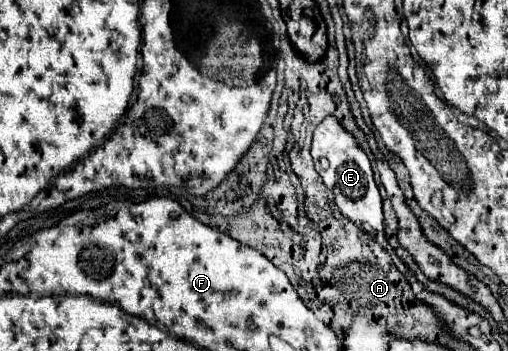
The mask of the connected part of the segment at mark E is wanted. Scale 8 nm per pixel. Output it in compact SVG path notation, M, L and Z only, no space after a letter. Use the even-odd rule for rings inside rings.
M326 117L312 135L312 159L314 159L314 167L318 171L318 175L322 177L324 185L334 193L334 203L340 209L340 213L350 219L356 227L360 227L362 231L370 233L372 237L382 235L382 199L380 199L380 191L374 183L374 175L372 175L372 167L370 161L366 157L366 153L362 149L358 149L354 137L350 133L344 131L344 127L340 125L340 121L336 117ZM320 159L328 159L328 167L322 169Z

